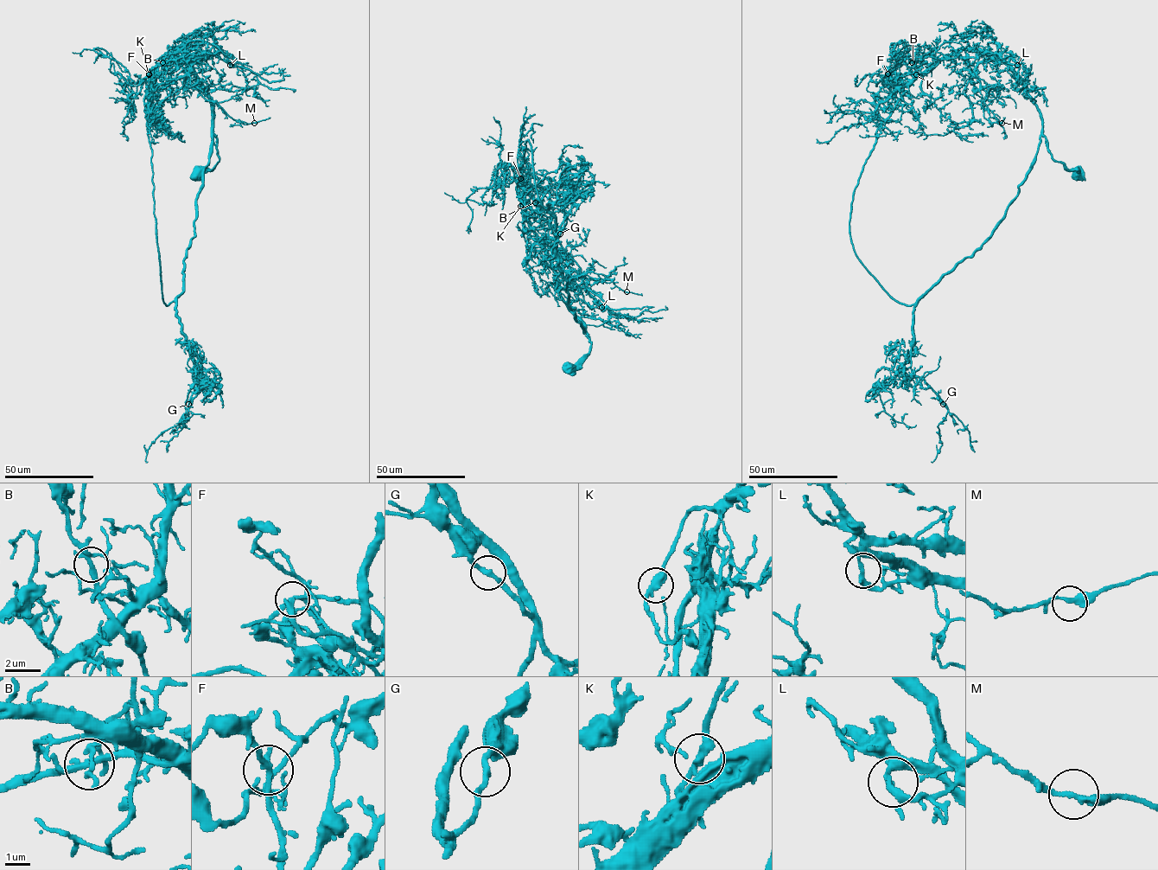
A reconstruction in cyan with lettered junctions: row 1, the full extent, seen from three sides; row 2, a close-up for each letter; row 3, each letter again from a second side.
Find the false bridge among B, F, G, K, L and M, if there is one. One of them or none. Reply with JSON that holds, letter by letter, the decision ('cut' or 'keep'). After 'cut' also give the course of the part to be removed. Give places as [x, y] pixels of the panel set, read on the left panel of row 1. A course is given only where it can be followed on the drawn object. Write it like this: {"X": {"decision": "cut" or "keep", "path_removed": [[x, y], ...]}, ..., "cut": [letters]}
{"B": {"decision": "keep"}, "F": {"decision": "keep"}, "G": {"decision": "keep"}, "K": {"decision": "keep"}, "L": {"decision": "cut", "path_removed": [[230, 65], [233, 65], [209, 52], [206, 58], [175, 60], [157, 74], [158, 69]]}, "M": {"decision": "keep"}, "cut": ["L"]}

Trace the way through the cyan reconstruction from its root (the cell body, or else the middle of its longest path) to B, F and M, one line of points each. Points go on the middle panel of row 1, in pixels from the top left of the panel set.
B: (569, 367), (591, 343), (561, 297), (553, 264), (531, 227), (535, 202)
F: (569, 367), (588, 352), (591, 343), (585, 326), (561, 297), (553, 264), (542, 239), (527, 221), (520, 178)
M: (569, 367), (588, 352), (591, 343), (585, 326), (559, 295), (554, 266), (603, 274), (626, 291)

